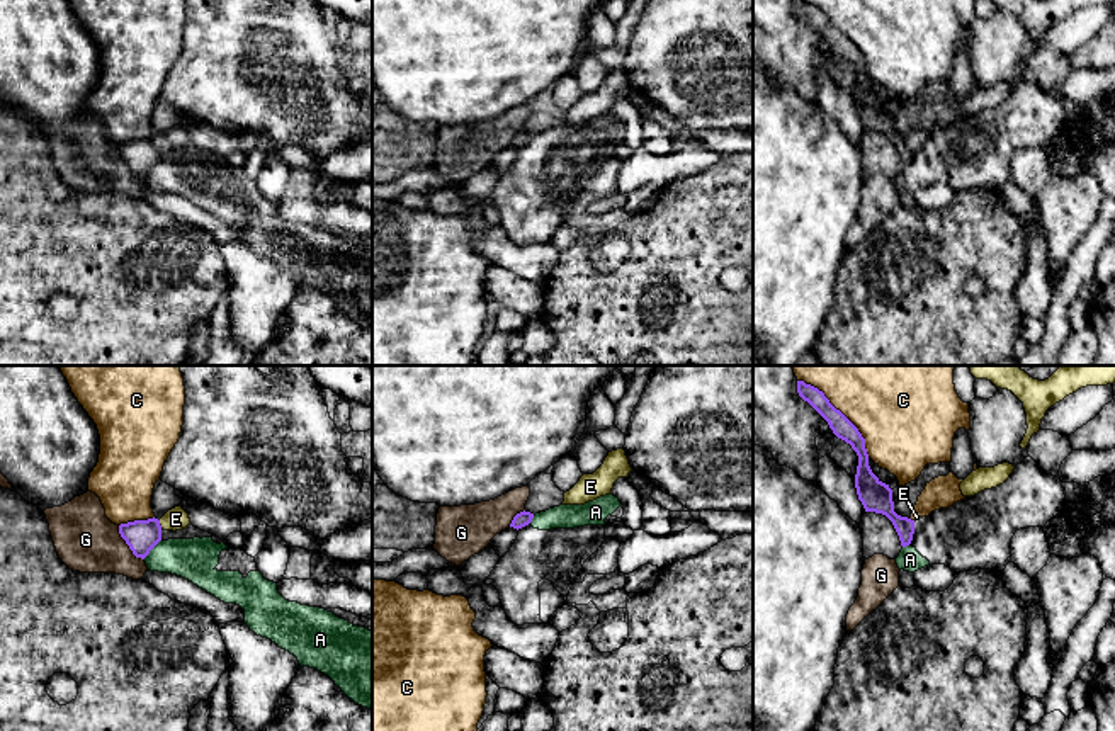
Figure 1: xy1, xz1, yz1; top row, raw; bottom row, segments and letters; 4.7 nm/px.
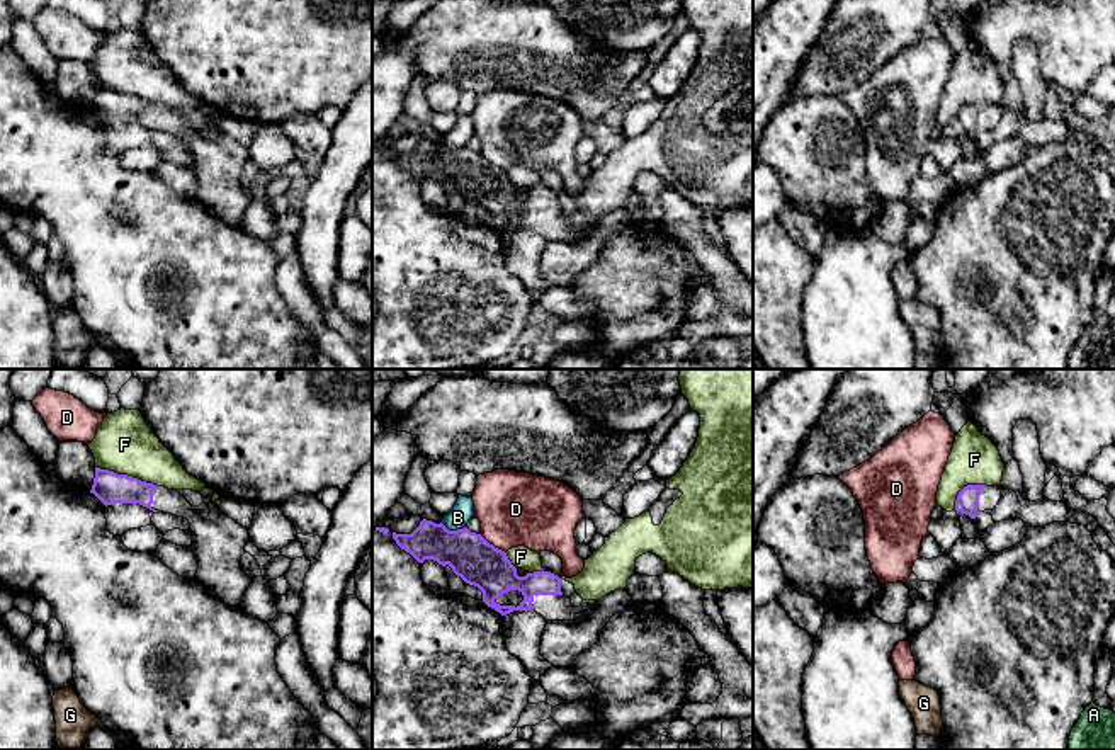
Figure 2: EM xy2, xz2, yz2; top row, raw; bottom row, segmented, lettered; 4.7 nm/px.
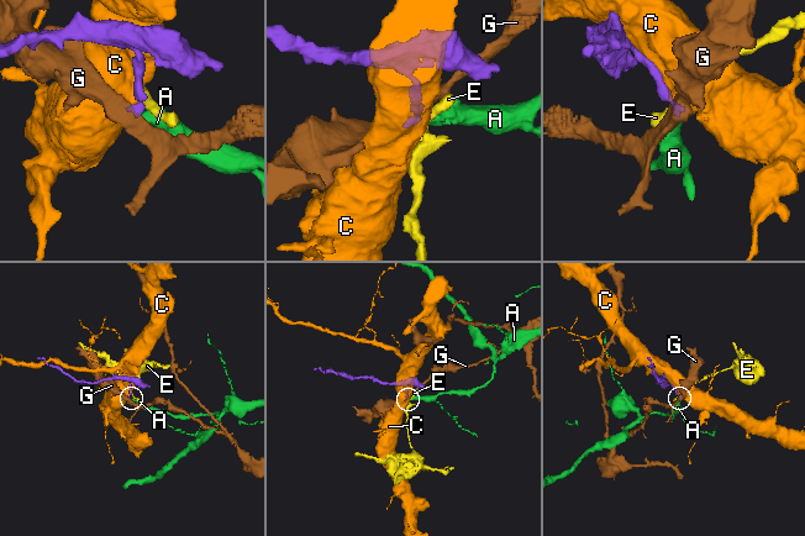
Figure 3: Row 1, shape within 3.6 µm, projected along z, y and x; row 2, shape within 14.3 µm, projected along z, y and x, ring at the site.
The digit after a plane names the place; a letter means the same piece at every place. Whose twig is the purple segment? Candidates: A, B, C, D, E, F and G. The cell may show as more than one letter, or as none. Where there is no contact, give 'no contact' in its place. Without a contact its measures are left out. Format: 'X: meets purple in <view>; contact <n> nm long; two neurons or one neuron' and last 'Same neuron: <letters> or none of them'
A: meets purple in xy1; contact 130 nm long; two neurons
B: meets purple in xz2; contact 130 nm long; two neurons
C: meets purple in yz1; contact 480 nm long; two neurons
D: meets purple in xz2; contact 160 nm long; two neurons
E: meets purple in xy1; contact 40 nm long; two neurons
F: meets purple in xy2; contact 320 nm long; two neurons
G: meets purple in xy1; contact 200 nm long; two neurons
Same neuron: none of them

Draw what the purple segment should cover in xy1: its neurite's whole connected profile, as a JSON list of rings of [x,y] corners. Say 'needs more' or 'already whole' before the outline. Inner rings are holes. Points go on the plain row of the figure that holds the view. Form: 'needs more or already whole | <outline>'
already whole | [[[158,138],[134,139],[119,144],[119,153],[136,177],[144,178],[161,160],[161,144]]]

